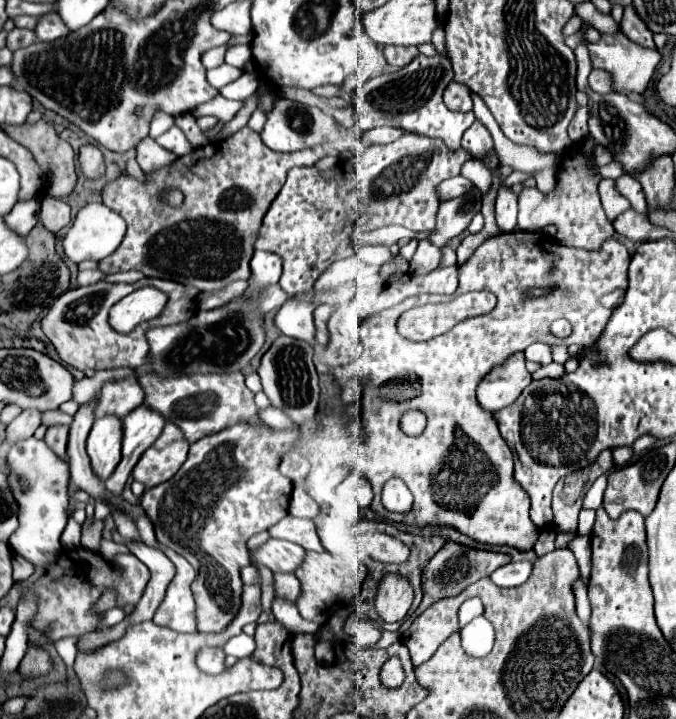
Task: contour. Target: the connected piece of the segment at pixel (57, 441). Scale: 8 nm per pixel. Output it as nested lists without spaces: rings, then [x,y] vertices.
[[[55,424],[55,426],[49,426],[49,430],[45,434],[45,442],[49,444],[49,448],[61,458],[67,456],[67,452],[65,452],[65,448],[67,448],[67,432],[69,432],[69,426]]]

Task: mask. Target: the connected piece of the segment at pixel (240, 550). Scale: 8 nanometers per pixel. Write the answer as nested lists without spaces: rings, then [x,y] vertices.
[[[235,424],[227,430],[221,430],[217,434],[211,434],[211,436],[205,436],[197,442],[191,444],[189,448],[189,456],[187,456],[187,462],[181,466],[181,470],[167,482],[155,486],[155,488],[149,488],[145,490],[145,494],[141,496],[141,506],[145,510],[145,514],[149,516],[149,520],[153,522],[153,528],[155,528],[155,536],[157,536],[157,542],[163,544],[165,548],[171,548],[175,552],[179,552],[183,558],[189,560],[189,564],[195,568],[197,572],[197,578],[193,582],[193,596],[195,596],[195,614],[197,614],[197,630],[199,632],[221,632],[233,618],[235,618],[235,612],[239,610],[239,604],[241,604],[241,588],[243,588],[243,582],[241,582],[241,574],[239,570],[243,566],[249,564],[249,552],[245,548],[245,542],[253,536],[253,534],[259,534],[263,530],[269,530],[273,524],[277,524],[281,518],[285,518],[287,514],[287,508],[289,508],[289,498],[291,498],[291,480],[285,478],[281,472],[279,472],[279,460],[281,460],[281,454],[293,450],[293,442],[297,440],[299,436],[299,430],[273,430],[269,426],[249,426],[249,424]]]

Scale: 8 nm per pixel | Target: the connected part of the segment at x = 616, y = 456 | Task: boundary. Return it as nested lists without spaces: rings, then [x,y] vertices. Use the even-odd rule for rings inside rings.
[[[630,446],[616,448],[613,450],[613,461],[615,466],[626,465],[633,456],[633,451]]]

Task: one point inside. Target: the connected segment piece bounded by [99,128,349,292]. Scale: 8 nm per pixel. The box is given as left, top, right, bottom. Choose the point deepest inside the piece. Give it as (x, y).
(228, 186)

